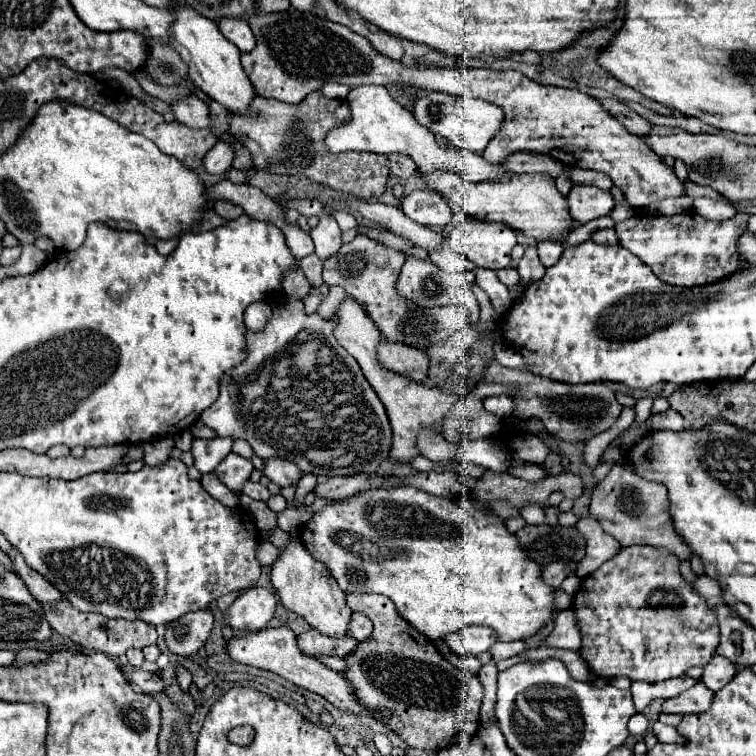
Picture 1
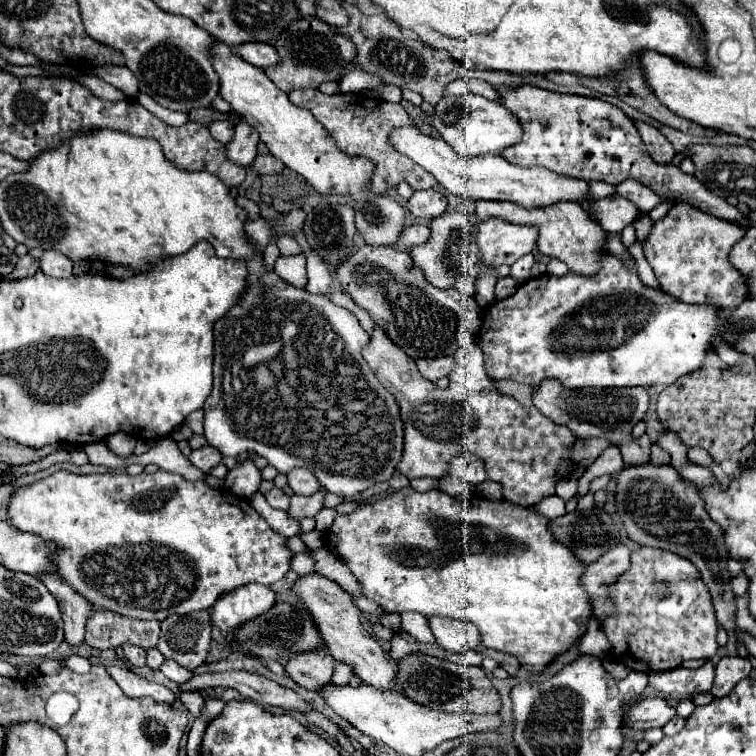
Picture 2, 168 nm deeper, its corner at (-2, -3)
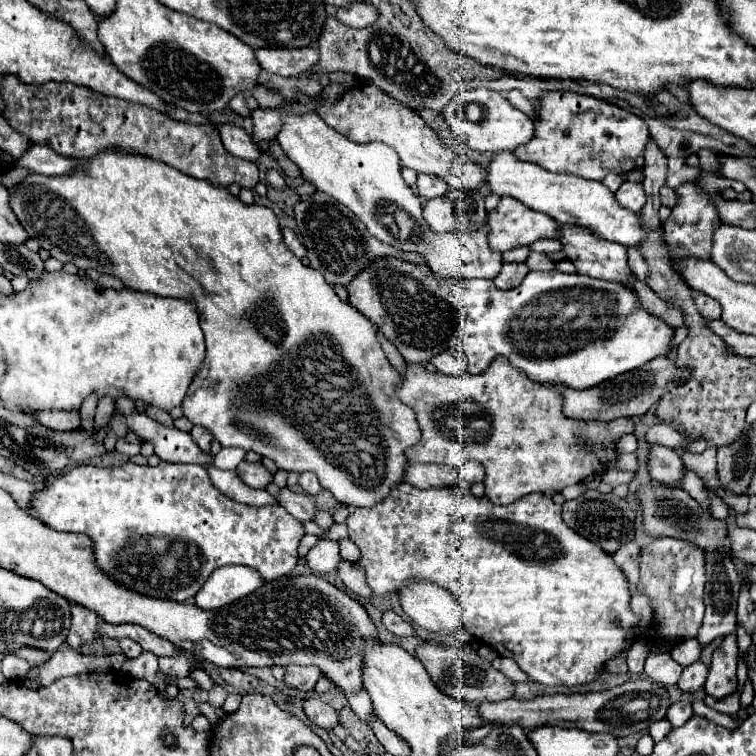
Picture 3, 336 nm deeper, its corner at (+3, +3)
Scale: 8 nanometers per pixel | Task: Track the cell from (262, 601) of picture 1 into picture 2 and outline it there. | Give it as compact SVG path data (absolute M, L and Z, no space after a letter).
M257 583L243 585L233 593L225 593L225 597L217 601L217 605L211 609L211 623L227 633L229 629L235 629L241 623L269 611L273 603L275 593L271 591L271 587Z

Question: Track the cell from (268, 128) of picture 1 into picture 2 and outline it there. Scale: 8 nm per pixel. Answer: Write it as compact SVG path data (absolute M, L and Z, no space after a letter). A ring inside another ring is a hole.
M295 89L293 93L289 93L289 99L295 105L309 109L317 117L317 121L325 125L325 129L331 133L331 137L337 141L341 149L353 155L369 157L379 165L379 169L375 169L373 173L373 191L385 193L397 187L401 181L407 181L413 189L433 189L437 185L437 179L425 169L421 169L417 163L413 163L409 157L405 157L403 153L397 153L389 145L389 133L393 129L403 127L403 125L413 125L403 105L387 103L387 101L373 99L373 97L365 99L363 93L353 93L353 95L351 93L325 95L319 89ZM353 95L361 95L361 97L353 97Z

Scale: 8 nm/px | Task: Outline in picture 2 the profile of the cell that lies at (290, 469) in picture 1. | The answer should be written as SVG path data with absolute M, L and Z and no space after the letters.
M293 469L293 471L289 471L287 479L289 479L287 483L293 487L293 491L297 495L309 497L321 489L317 477L313 477L313 473L309 469Z

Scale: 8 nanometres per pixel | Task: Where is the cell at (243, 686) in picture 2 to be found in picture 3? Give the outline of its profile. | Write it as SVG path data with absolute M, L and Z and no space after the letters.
M302 699L302 707L304 707L304 713L308 715L308 719L312 719L318 727L322 729L334 729L338 725L338 715L336 711L322 703L320 699Z

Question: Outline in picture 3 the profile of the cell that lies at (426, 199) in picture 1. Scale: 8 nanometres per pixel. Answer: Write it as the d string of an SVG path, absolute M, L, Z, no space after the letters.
M418 175L416 181L416 191L422 199L432 199L432 197L442 197L448 191L448 185L442 179L436 179L432 175Z

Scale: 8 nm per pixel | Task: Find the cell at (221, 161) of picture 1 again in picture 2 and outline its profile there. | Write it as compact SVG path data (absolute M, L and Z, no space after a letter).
M241 121L235 127L233 141L227 145L227 157L237 165L249 167L257 157L257 143L259 143L257 129L253 129L247 121Z

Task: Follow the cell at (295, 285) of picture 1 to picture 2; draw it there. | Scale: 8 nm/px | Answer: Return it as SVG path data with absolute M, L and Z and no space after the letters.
M279 255L275 261L275 273L285 279L293 287L305 287L307 285L307 273L305 273L305 255Z

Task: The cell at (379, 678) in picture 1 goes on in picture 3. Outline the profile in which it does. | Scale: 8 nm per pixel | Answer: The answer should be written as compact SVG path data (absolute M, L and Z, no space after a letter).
M422 643L416 647L416 659L420 659L420 663L426 667L432 683L444 695L450 695L454 699L468 703L484 703L484 701L504 701L514 695L514 683L468 647L458 649L458 647L442 647L436 643Z

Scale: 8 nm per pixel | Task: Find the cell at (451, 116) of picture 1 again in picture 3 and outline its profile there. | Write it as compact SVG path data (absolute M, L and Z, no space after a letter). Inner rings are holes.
M484 87L470 89L470 91L462 91L456 97L452 97L448 101L448 105L444 107L442 117L444 117L444 121L450 127L450 131L456 137L460 137L470 149L480 151L480 153L484 153L484 151L494 153L494 151L500 151L500 149L512 151L514 147L518 147L522 143L528 143L532 139L532 135L534 135L532 119L528 115L524 115L522 111L518 111L516 107L512 107L502 93L496 93L496 91L490 91L490 89L484 89ZM466 103L476 103L480 107L480 111L482 111L482 119L480 121L472 123L472 121L468 121L464 117L462 107Z

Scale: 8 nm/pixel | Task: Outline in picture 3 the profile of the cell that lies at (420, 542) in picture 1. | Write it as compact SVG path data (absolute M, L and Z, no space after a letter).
M402 481L402 483L396 483L390 489L388 497L384 501L380 501L378 505L368 507L368 509L364 509L364 507L354 509L354 513L350 513L350 517L346 519L346 525L348 525L348 539L352 539L356 543L356 547L360 549L360 559L356 563L364 571L368 587L376 595L400 593L404 587L410 585L410 581L436 583L438 587L450 591L452 597L462 605L461 627L470 633L472 637L476 637L480 643L486 643L492 649L496 649L500 657L514 659L518 663L518 667L532 681L542 683L542 685L568 685L568 687L572 687L572 685L592 681L596 677L598 669L608 659L612 659L616 653L624 651L624 641L626 641L626 637L630 637L630 627L636 625L638 617L630 611L628 583L626 583L624 575L620 575L620 571L616 571L616 565L612 563L612 557L606 551L600 551L600 547L596 547L596 543L588 543L588 539L576 535L570 527L566 527L566 523L562 523L560 511L562 511L562 507L556 505L550 497L546 497L542 493L524 495L524 497L516 499L510 505L496 505L486 495L484 497L474 497L470 491L464 491L456 485L440 487L440 489L438 487L416 489L410 483Z

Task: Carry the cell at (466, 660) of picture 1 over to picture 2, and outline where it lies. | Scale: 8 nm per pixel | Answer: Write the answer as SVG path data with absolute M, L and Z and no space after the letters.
M405 611L405 613L399 613L399 615L401 615L401 627L405 631L409 631L415 639L419 639L423 643L435 643L433 635L431 635L431 631L427 627L427 619L421 613Z

